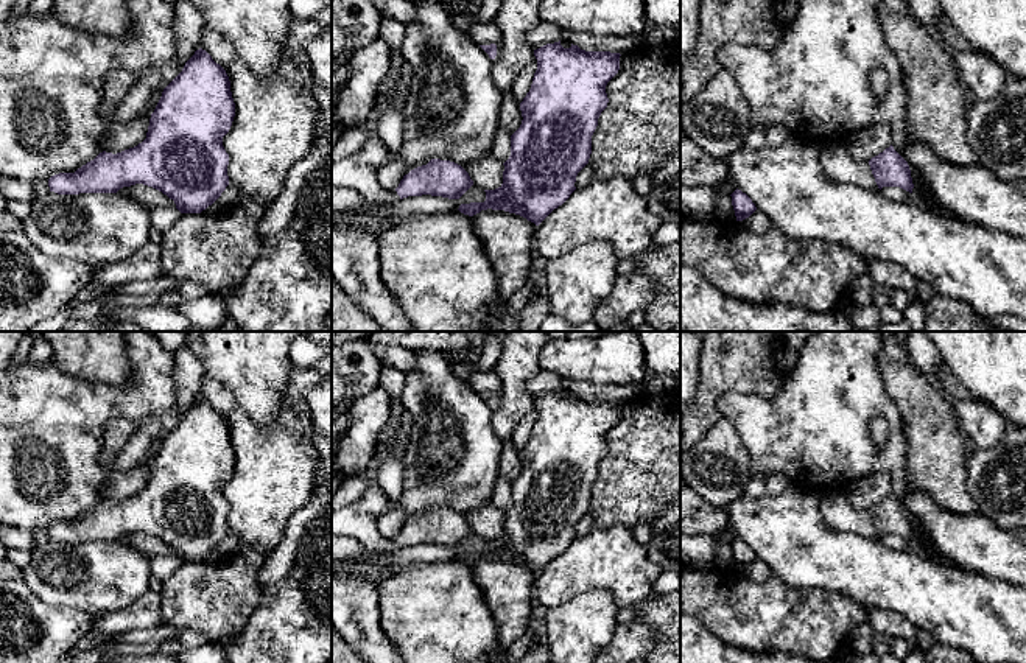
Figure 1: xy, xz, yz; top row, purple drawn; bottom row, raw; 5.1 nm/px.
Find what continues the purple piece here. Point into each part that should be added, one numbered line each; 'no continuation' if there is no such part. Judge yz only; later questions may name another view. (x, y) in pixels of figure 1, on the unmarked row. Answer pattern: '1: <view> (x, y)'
no continuation

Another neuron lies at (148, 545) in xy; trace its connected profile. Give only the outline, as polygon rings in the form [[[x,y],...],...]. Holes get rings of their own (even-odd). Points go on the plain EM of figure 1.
[[[135,532],[129,535],[129,540],[132,546],[135,546],[139,551],[142,551],[145,556],[153,557],[153,556],[174,556],[176,552],[173,548],[170,548],[167,543],[162,540],[143,534],[143,532]]]

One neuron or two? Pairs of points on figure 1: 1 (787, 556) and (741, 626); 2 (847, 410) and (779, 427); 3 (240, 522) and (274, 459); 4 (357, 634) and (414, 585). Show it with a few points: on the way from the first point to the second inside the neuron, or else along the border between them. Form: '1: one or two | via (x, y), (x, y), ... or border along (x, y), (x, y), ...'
1: two | border along (773, 573), (785, 584), (796, 589), (808, 589)
2: one | via (830, 410), (813, 427), (796, 427)
3: one | via (256, 506), (274, 475)
4: two | border along (369, 579), (377, 592), (379, 623), (396, 646)

